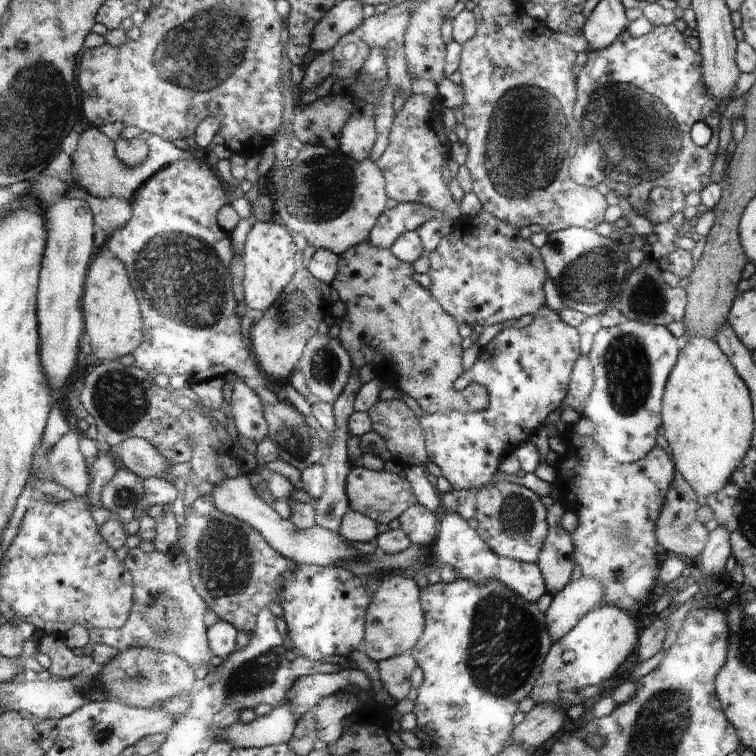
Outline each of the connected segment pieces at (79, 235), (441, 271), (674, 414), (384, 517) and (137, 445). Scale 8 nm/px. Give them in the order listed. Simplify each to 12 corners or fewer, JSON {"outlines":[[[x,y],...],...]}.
{"outlines":[[[91,204],[49,208],[41,360],[53,390],[79,368]],[[481,210],[427,256],[429,292],[485,328],[545,308],[541,248]],[[695,334],[661,396],[677,472],[729,484],[753,436],[749,392]],[[353,466],[351,510],[395,526],[417,502],[399,474]],[[129,438],[113,450],[127,470],[159,478],[169,460],[155,444]]]}

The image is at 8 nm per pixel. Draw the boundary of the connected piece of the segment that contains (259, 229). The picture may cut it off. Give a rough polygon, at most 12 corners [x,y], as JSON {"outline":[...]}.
{"outline":[[281,224],[245,238],[245,306],[267,312],[293,282],[297,246]]}

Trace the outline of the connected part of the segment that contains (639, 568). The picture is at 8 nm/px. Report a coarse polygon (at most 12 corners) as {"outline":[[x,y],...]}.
{"outline":[[561,436],[551,484],[579,518],[575,568],[625,612],[657,578],[673,464]]}

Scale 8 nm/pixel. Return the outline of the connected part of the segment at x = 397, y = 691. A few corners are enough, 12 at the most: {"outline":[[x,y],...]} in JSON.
{"outline":[[409,654],[377,664],[387,694],[401,702],[417,662]]}

